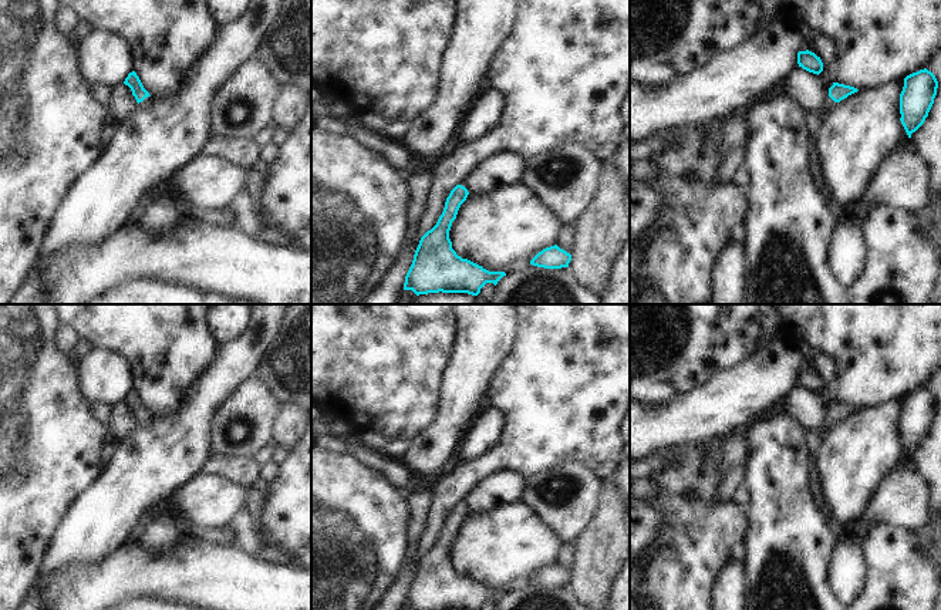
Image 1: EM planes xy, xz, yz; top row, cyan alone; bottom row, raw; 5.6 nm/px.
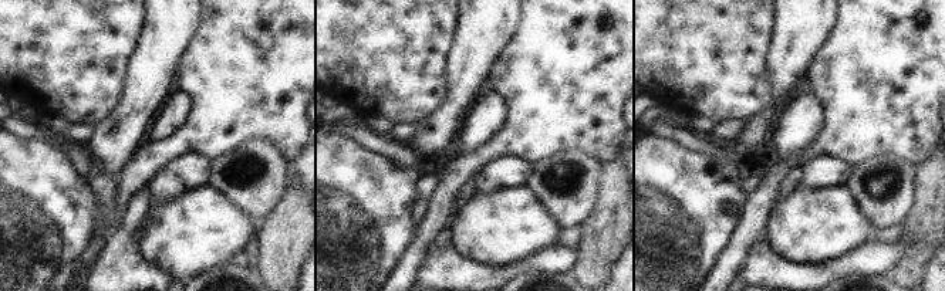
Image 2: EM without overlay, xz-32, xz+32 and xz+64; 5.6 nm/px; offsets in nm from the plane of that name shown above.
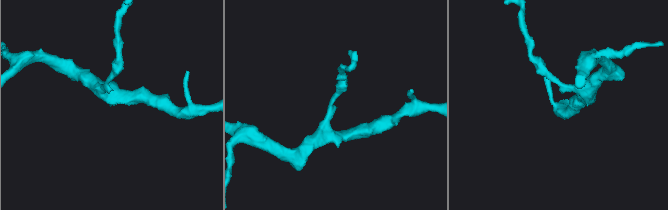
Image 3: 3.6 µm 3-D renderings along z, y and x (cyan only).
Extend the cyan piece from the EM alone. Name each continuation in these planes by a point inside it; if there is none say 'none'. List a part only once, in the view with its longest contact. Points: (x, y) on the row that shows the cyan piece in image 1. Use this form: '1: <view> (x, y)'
1: yz (827, 105)

